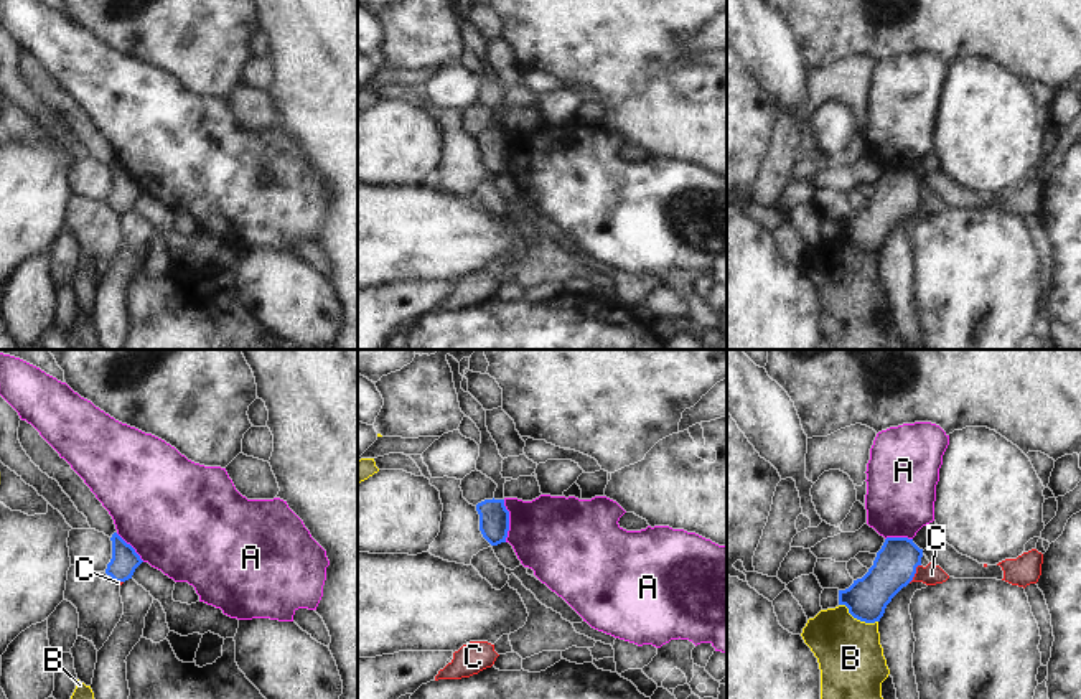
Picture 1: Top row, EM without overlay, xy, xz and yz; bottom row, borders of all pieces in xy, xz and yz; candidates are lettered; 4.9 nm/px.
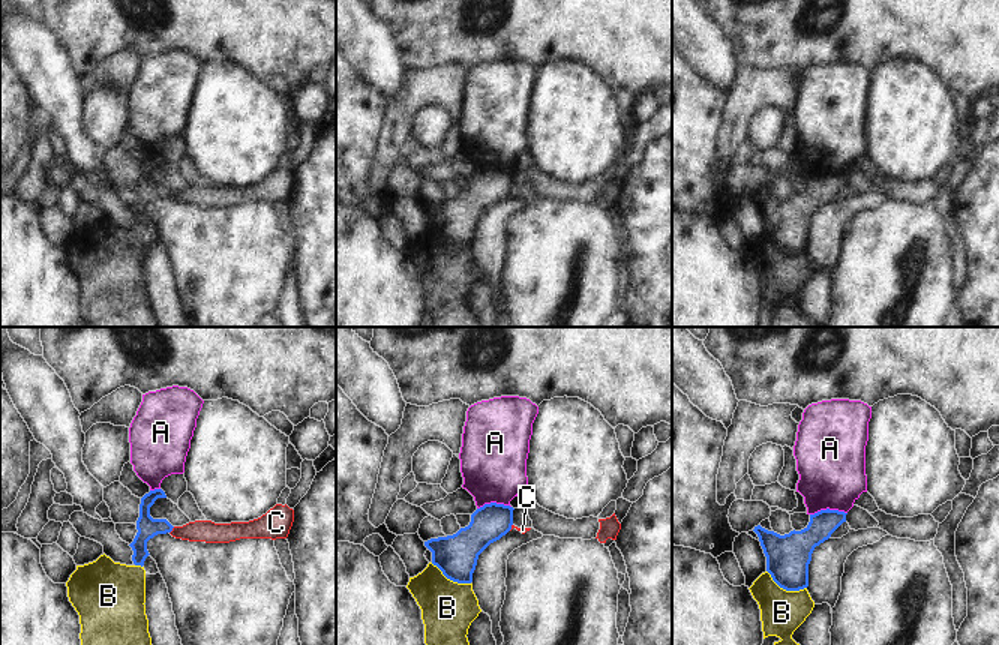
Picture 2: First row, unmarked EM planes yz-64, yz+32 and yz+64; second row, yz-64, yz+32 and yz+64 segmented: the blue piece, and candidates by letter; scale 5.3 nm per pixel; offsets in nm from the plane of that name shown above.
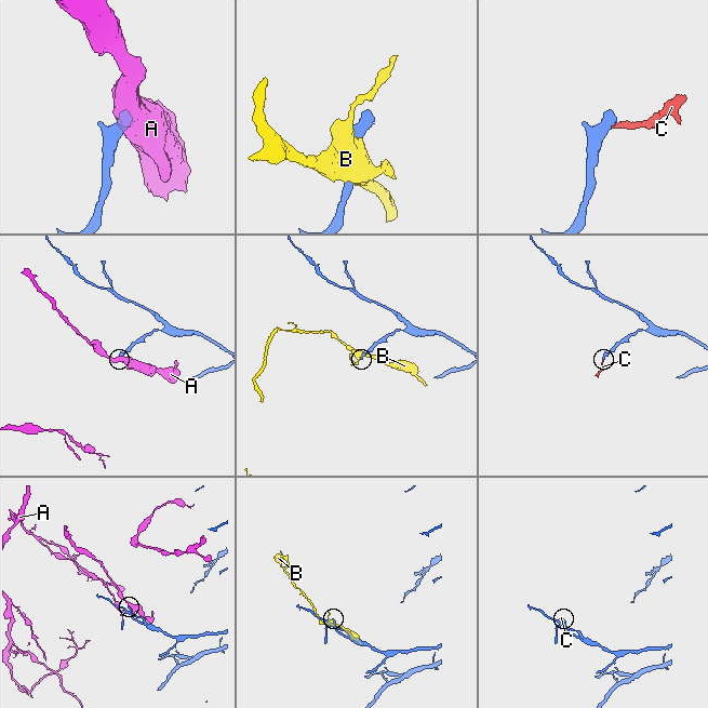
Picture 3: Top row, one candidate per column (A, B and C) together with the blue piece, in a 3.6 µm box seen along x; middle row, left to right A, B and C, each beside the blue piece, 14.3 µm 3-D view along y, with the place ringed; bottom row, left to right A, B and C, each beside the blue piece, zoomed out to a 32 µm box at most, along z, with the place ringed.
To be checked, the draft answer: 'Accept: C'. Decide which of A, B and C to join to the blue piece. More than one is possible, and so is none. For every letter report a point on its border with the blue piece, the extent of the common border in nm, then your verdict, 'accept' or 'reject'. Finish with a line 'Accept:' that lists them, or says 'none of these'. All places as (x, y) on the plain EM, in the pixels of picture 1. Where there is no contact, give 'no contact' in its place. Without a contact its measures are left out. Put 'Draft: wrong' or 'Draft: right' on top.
Draft: right
A: xz (508, 152) | 200 nm | reject
B: yz (857, 249) | 220 nm | reject
C: yz (915, 203) | 110 nm | accept
Accept: C

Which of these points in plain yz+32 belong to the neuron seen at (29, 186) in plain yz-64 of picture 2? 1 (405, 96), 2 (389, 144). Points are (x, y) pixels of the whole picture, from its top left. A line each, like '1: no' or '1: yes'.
1: yes
2: yes

